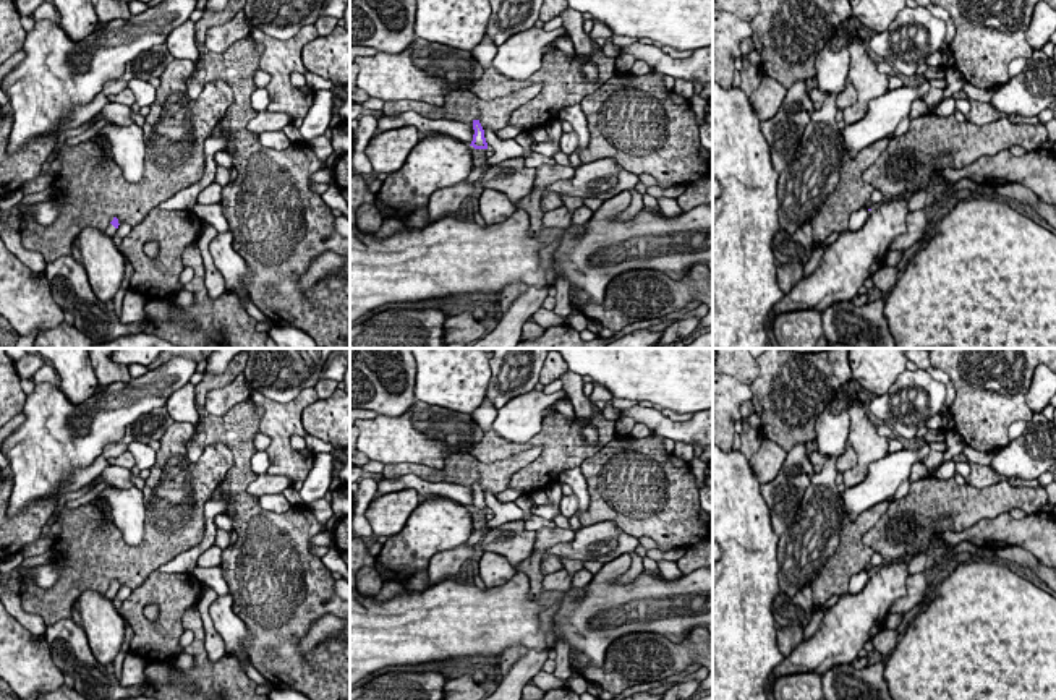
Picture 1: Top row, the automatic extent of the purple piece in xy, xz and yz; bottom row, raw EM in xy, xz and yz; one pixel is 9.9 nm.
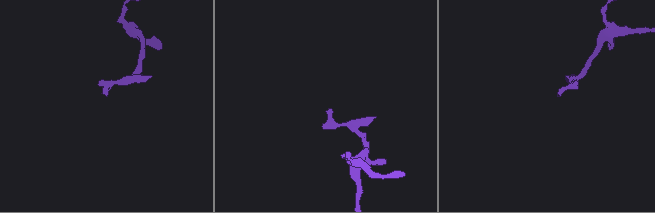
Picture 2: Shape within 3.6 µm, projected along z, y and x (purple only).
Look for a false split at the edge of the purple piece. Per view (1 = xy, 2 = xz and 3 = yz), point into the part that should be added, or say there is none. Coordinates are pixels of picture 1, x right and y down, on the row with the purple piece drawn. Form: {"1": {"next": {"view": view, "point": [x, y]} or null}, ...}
{"1": {"next": {"view": "xy", "point": [110, 230]}}, "2": {"next": null}, "3": {"next": null}}

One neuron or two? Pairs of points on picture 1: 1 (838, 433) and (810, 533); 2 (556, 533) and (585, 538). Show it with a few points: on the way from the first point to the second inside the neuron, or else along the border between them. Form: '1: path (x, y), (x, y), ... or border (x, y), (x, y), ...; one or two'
1: path (833, 457), (830, 473), (823, 483), (821, 509); one
2: border (575, 532), (570, 542), (559, 542), (541, 556); two

